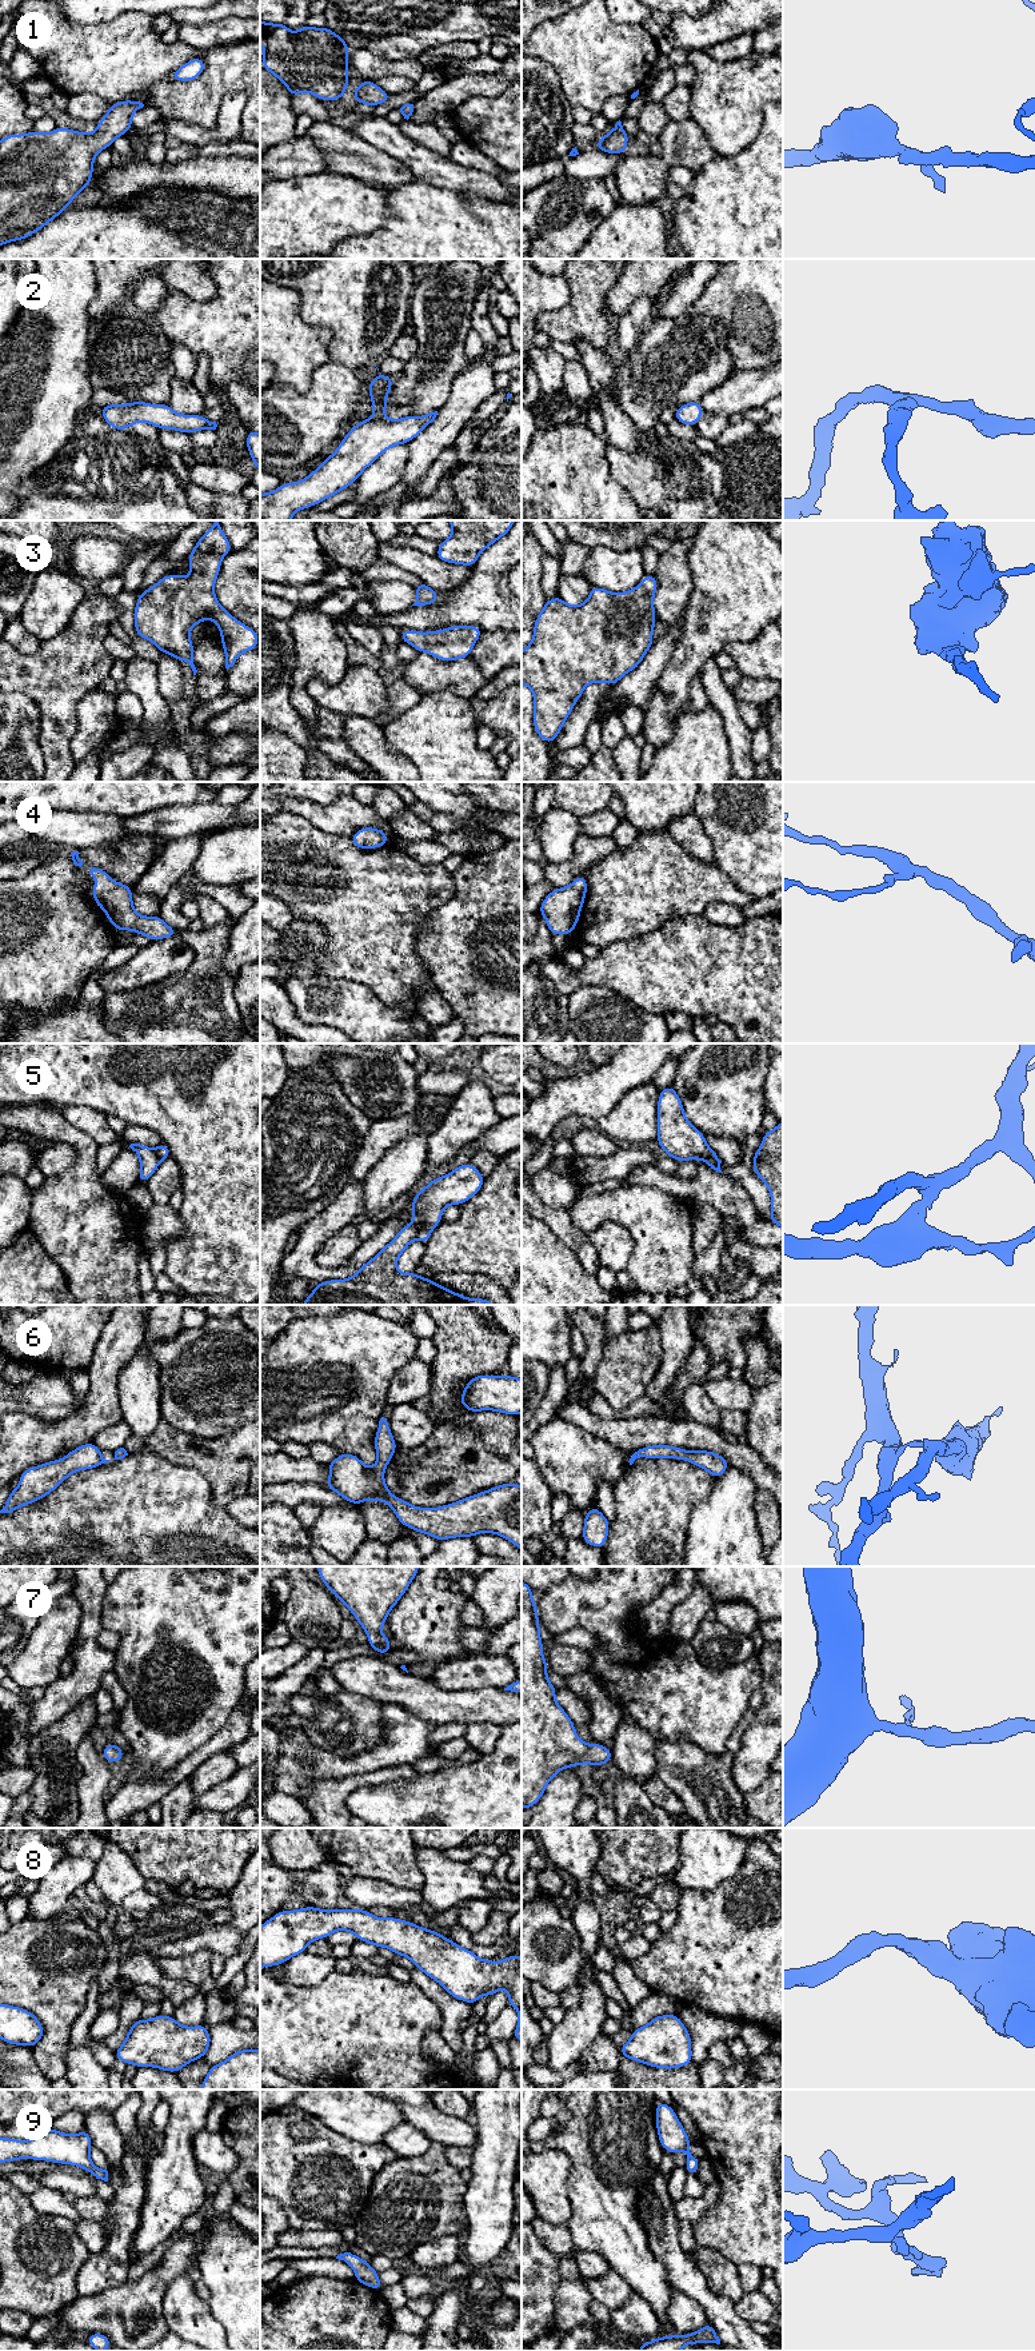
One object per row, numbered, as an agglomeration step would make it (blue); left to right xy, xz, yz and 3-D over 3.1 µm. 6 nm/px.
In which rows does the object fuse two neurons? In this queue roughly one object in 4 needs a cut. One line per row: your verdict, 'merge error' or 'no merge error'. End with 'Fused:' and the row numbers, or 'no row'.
1: no merge error
2: no merge error
3: no merge error
4: no merge error
5: merge error
6: no merge error
7: no merge error
8: no merge error
9: no merge error
Fused: 5

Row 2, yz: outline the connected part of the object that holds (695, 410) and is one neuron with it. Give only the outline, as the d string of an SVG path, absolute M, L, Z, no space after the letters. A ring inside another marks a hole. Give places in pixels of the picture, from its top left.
M691 402L676 408L675 419L682 424L695 426L703 415L702 404L699 402Z

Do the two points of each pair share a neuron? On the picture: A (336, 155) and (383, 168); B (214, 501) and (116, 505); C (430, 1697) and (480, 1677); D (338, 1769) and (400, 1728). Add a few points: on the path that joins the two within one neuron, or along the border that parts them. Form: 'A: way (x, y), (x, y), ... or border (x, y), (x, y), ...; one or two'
A: way (348, 155), (371, 164); one
B: border (184, 490), (190, 506); two
C: border (432, 1680), (446, 1689), (480, 1688); two
D: way (356, 1765), (386, 1755), (394, 1747); one

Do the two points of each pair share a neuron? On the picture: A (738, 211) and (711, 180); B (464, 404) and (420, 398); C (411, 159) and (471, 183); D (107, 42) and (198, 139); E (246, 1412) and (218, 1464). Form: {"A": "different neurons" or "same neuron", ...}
{"A": "same neuron", "B": "different neurons", "C": "same neuron", "D": "different neurons", "E": "different neurons"}

